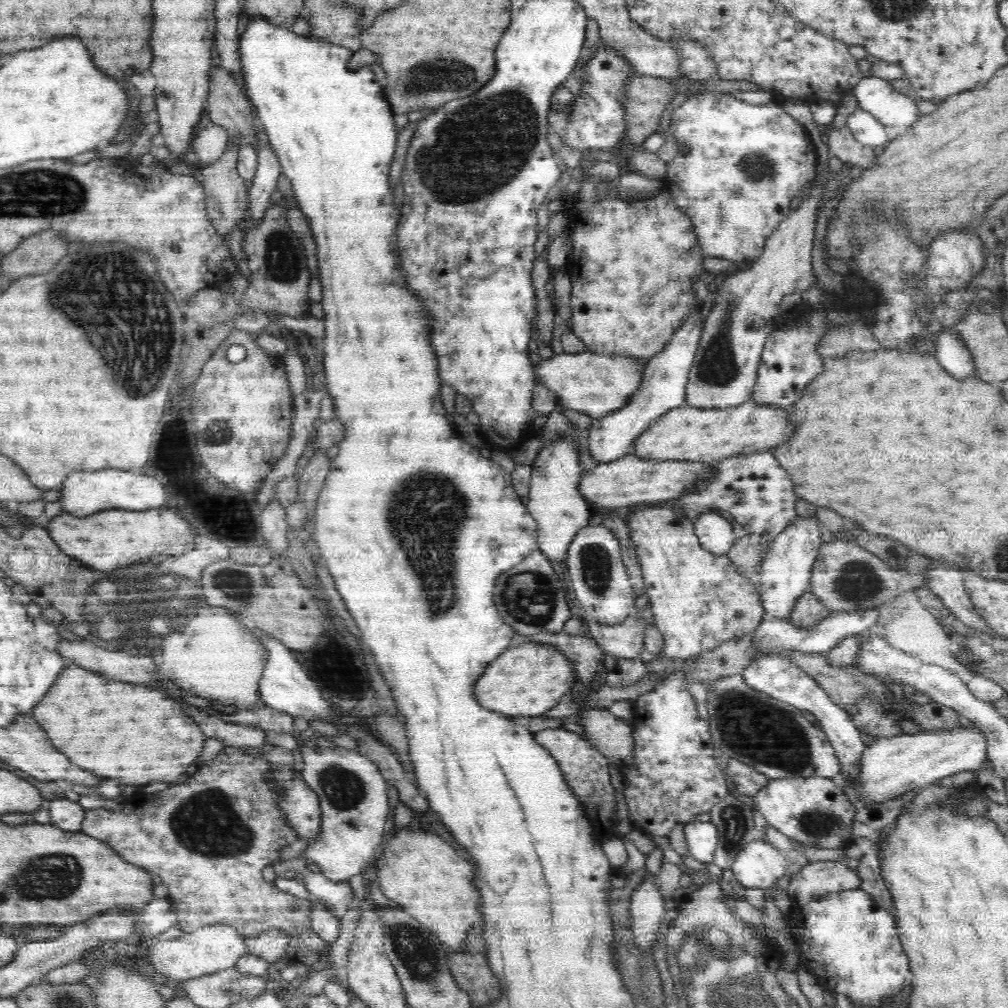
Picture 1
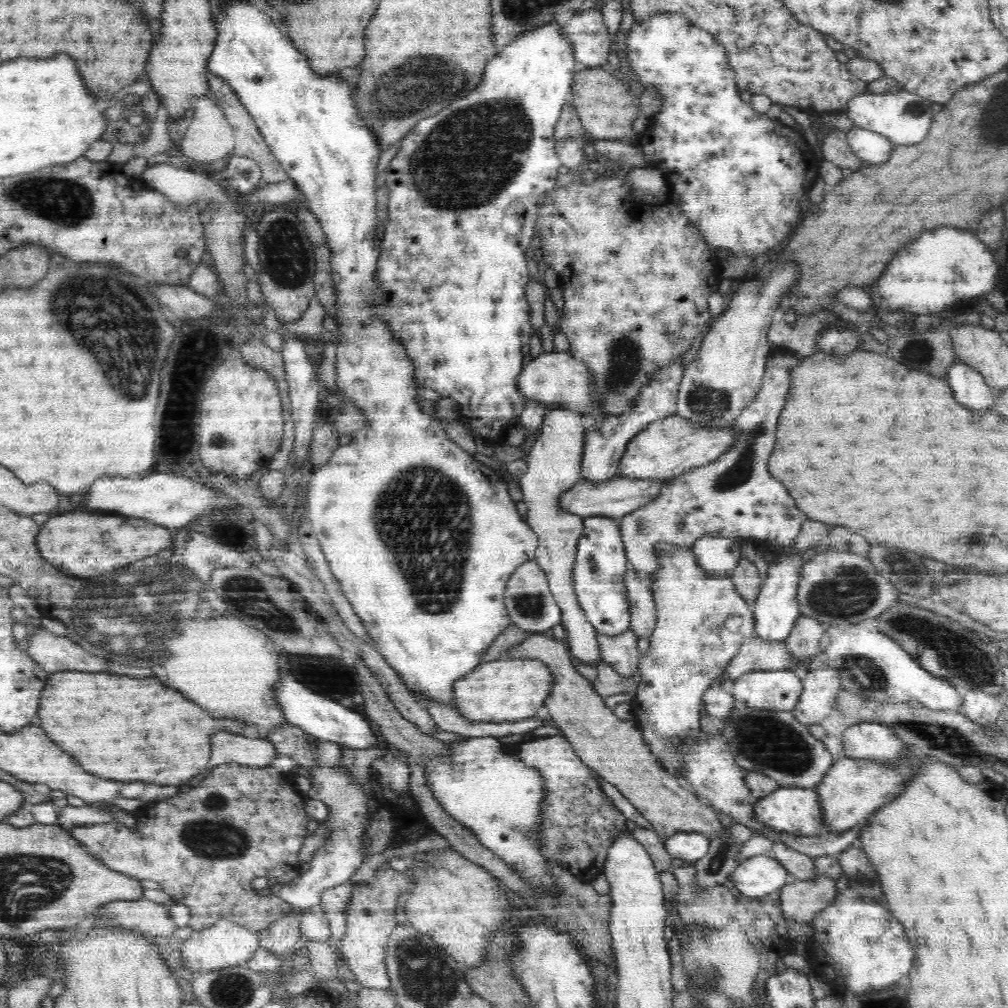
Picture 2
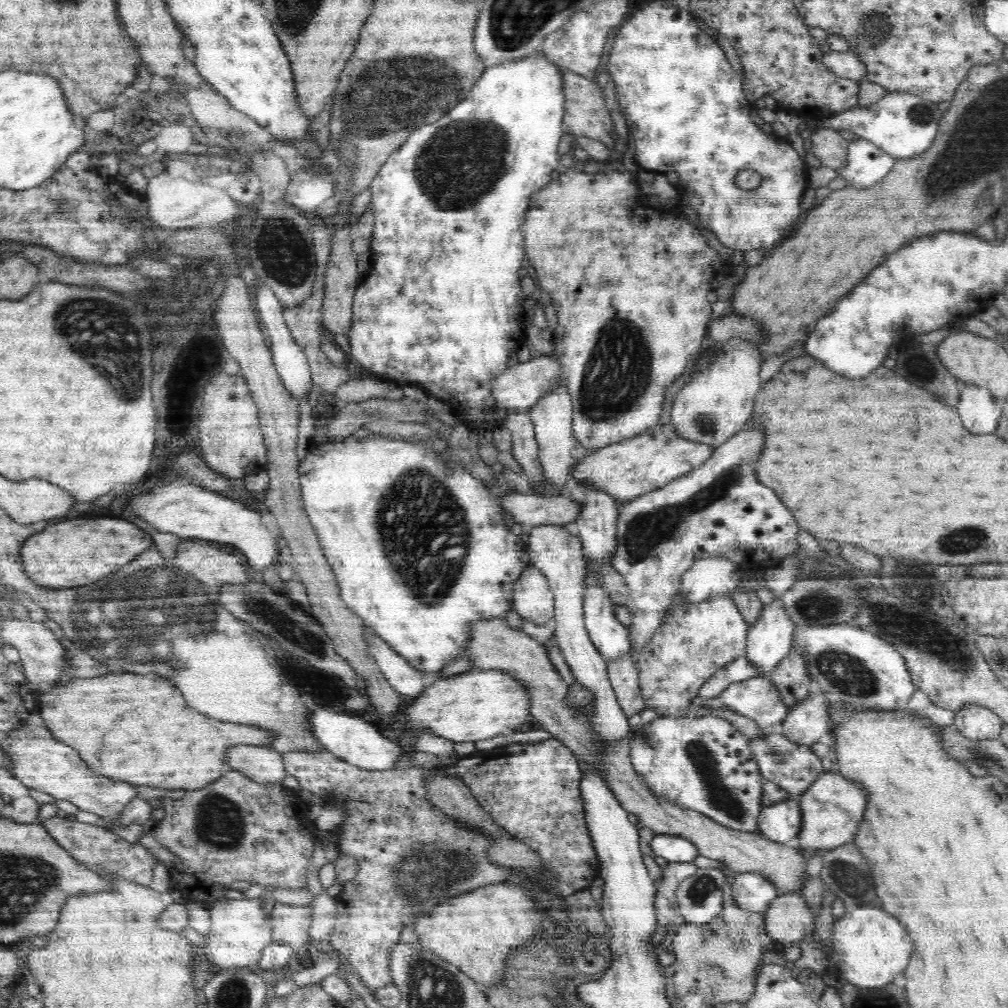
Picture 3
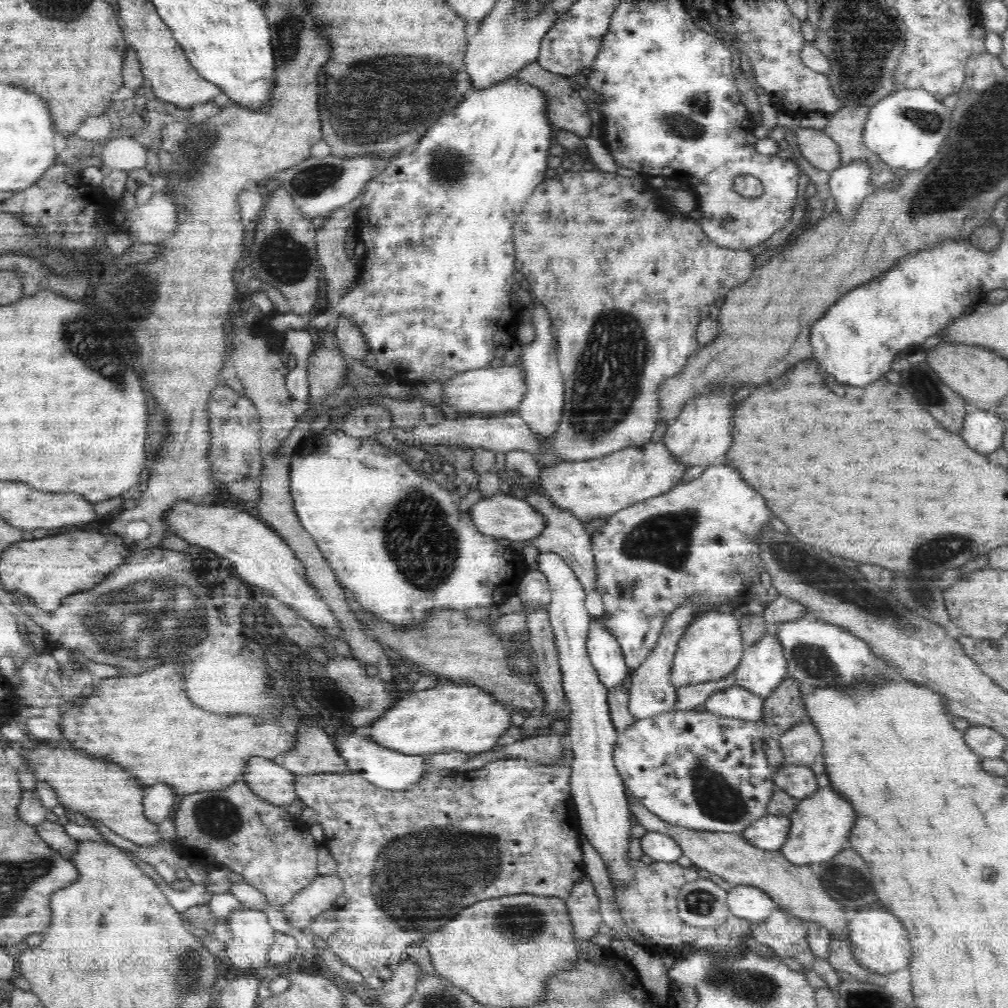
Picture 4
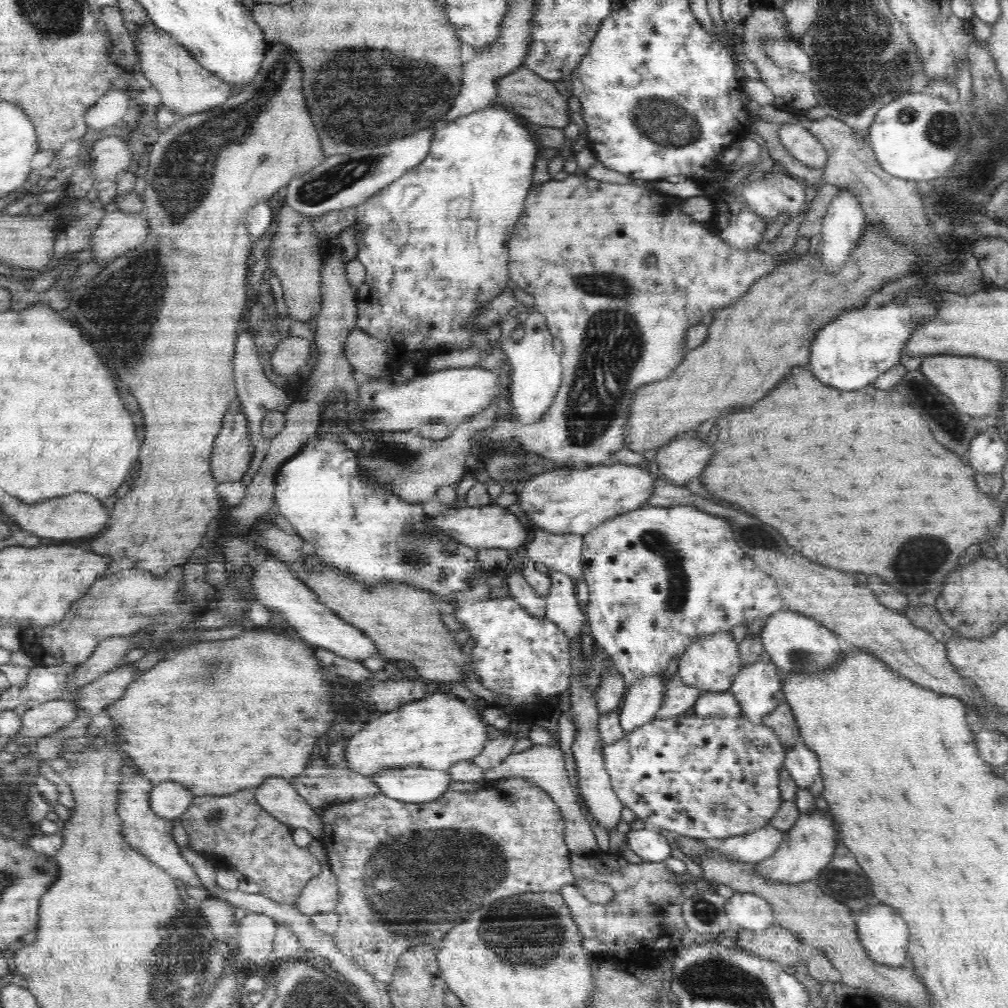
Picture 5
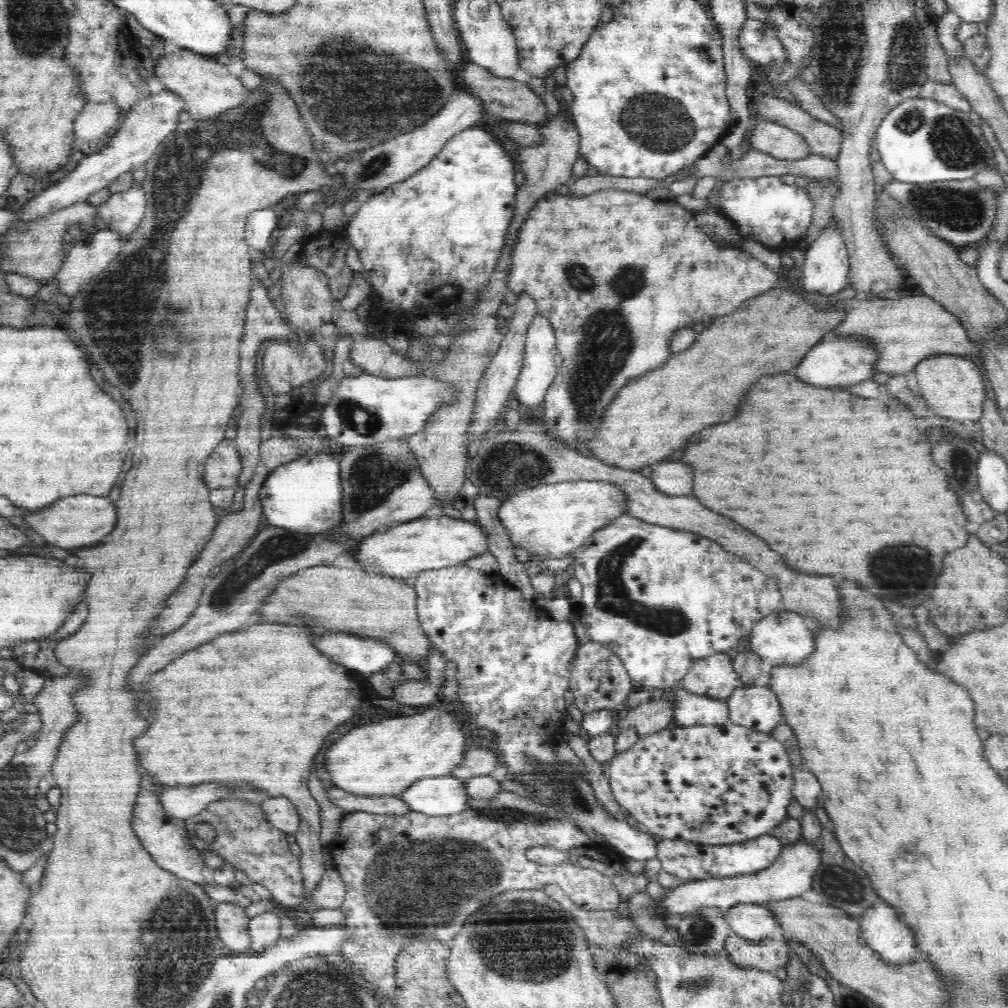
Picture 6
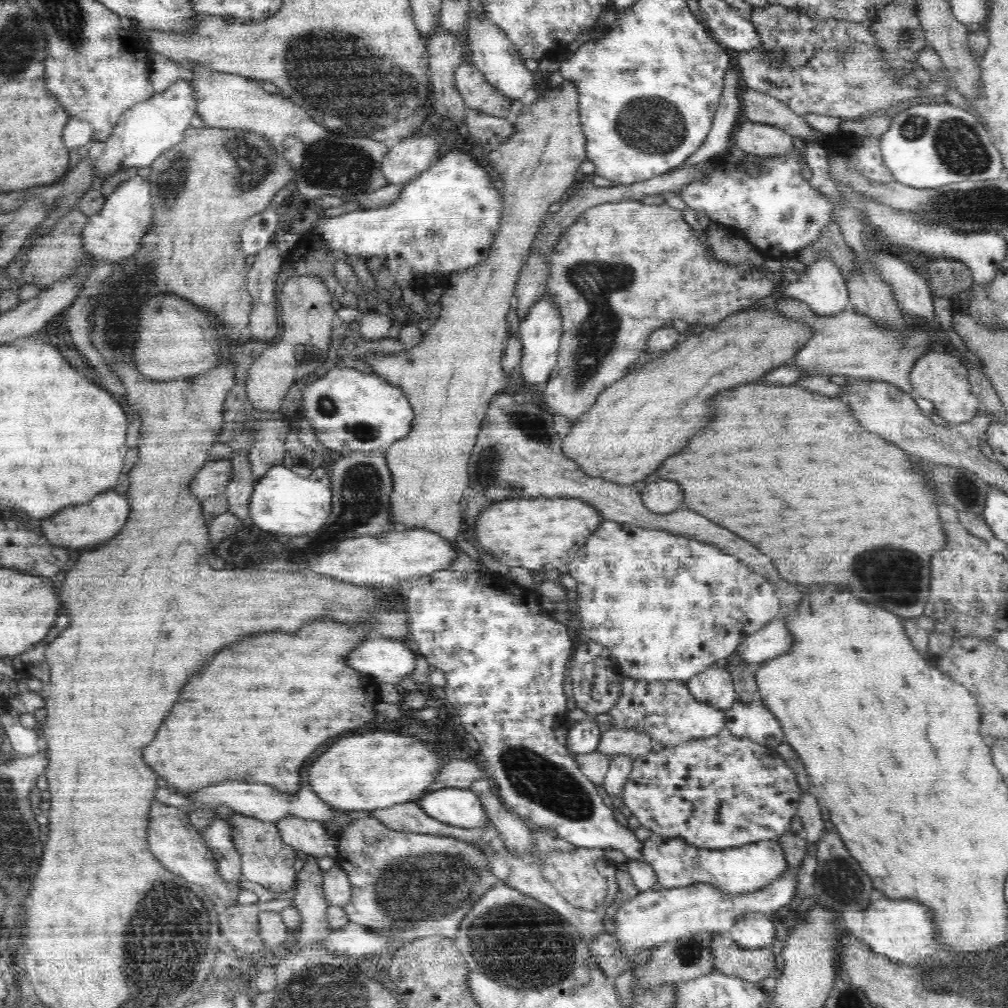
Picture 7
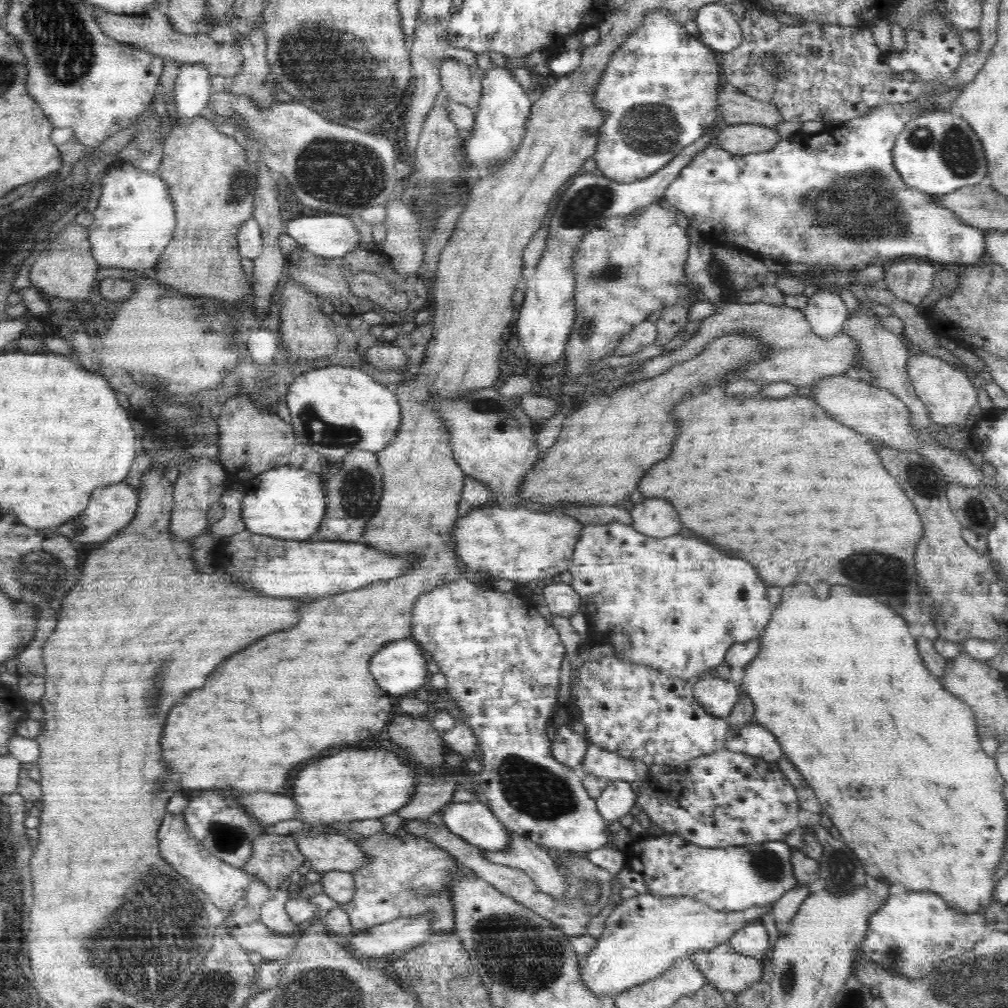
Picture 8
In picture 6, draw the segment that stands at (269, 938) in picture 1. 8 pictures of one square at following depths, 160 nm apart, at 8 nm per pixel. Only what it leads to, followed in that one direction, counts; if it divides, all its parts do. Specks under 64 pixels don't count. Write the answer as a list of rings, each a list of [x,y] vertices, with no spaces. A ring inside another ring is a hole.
[[[328,866],[324,876],[320,878],[314,894],[312,894],[312,901],[316,907],[323,908],[341,908],[345,899],[346,885],[342,880],[340,873]]]

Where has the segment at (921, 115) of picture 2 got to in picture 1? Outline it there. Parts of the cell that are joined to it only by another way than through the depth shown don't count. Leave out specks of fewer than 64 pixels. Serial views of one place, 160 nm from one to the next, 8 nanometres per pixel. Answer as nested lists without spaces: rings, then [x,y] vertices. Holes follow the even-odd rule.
[[[864,77],[863,80],[858,82],[852,93],[856,96],[860,111],[871,113],[888,128],[894,127],[899,131],[903,131],[906,128],[910,128],[914,122],[921,118],[920,112],[916,107],[917,99],[912,99],[898,92],[897,89],[890,85],[890,82],[884,81],[881,77]]]

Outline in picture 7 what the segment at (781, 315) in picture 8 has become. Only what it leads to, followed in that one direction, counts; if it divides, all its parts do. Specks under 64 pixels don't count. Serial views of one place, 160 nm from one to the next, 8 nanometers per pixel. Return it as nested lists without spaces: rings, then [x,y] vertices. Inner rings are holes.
[[[775,296],[776,310],[790,319],[802,321],[813,330],[813,335],[802,348],[788,361],[788,365],[799,368],[803,374],[816,376],[845,376],[851,379],[873,379],[886,381],[905,393],[913,394],[909,382],[909,372],[915,360],[930,351],[932,333],[924,331],[922,325],[915,325],[911,331],[900,332],[897,328],[883,328],[876,325],[870,316],[848,307],[833,316],[818,316],[805,302],[795,298]],[[915,349],[915,355],[912,350]]]

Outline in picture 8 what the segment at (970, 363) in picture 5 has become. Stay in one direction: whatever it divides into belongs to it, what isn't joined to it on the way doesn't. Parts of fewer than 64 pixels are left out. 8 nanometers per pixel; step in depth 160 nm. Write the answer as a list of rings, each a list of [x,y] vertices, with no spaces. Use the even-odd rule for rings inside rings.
[[[922,353],[909,358],[907,371],[916,396],[925,404],[929,418],[938,425],[972,421],[978,413],[978,390],[970,382],[968,375],[956,369],[952,364]]]

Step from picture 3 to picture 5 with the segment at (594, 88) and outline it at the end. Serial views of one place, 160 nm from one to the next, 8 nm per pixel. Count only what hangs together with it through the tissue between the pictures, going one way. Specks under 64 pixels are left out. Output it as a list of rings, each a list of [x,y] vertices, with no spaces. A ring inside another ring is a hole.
[[[520,67],[498,80],[496,104],[518,113],[534,127],[564,128],[571,122],[568,100],[562,97],[553,82],[534,75],[534,72],[525,67]]]

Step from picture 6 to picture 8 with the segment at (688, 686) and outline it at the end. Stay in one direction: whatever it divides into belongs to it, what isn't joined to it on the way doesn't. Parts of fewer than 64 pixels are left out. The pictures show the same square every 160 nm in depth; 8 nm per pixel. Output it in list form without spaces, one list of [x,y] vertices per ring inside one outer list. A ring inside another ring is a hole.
[[[716,676],[693,681],[692,687],[697,703],[712,716],[727,717],[740,697],[736,684]]]

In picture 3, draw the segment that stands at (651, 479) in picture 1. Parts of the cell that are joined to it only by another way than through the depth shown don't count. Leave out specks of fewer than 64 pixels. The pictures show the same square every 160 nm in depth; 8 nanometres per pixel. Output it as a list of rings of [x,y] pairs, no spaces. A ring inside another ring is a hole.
[[[518,492],[500,493],[503,514],[510,514],[514,523],[534,529],[542,525],[573,525],[581,504],[569,496],[542,496]]]

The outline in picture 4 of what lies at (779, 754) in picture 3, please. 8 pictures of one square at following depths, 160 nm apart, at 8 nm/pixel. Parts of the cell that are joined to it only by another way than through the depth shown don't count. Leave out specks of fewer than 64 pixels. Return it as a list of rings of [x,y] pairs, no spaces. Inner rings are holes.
[[[782,762],[773,772],[776,788],[786,791],[798,802],[809,798],[819,788],[810,766],[798,766]]]

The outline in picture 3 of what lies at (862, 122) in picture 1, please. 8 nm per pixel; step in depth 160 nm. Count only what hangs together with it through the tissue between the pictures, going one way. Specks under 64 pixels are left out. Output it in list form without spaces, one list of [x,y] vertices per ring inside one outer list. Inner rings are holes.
[[[863,138],[849,143],[847,159],[847,166],[837,169],[838,178],[846,182],[846,187],[858,190],[869,188],[888,176],[897,162],[893,156]]]

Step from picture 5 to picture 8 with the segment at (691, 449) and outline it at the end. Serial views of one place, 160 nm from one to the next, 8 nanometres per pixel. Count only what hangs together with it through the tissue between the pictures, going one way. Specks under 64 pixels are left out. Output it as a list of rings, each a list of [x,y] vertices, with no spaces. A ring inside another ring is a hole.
[[[646,500],[629,512],[634,531],[650,538],[667,538],[680,534],[680,520],[674,508],[664,500]]]

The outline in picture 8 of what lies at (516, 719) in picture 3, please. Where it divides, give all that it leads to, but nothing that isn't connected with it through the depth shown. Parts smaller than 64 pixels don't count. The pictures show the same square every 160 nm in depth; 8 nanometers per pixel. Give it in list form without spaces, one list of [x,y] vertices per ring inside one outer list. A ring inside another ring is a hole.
[[[382,748],[352,750],[352,752],[342,752],[342,754],[324,758],[316,764],[310,764],[308,768],[304,768],[290,786],[290,795],[298,805],[295,819],[300,820],[306,826],[328,826],[333,823],[344,824],[366,819],[380,819],[408,804],[416,788],[414,770],[418,772],[400,753],[398,756],[396,753]]]

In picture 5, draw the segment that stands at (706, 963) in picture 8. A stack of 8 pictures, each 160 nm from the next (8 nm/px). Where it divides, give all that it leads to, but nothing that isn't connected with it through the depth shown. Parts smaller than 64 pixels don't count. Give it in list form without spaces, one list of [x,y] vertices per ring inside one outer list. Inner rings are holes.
[[[775,924],[762,932],[739,928],[733,934],[737,936],[738,946],[750,954],[773,960],[783,967],[799,964],[798,946],[802,940],[784,927]]]

